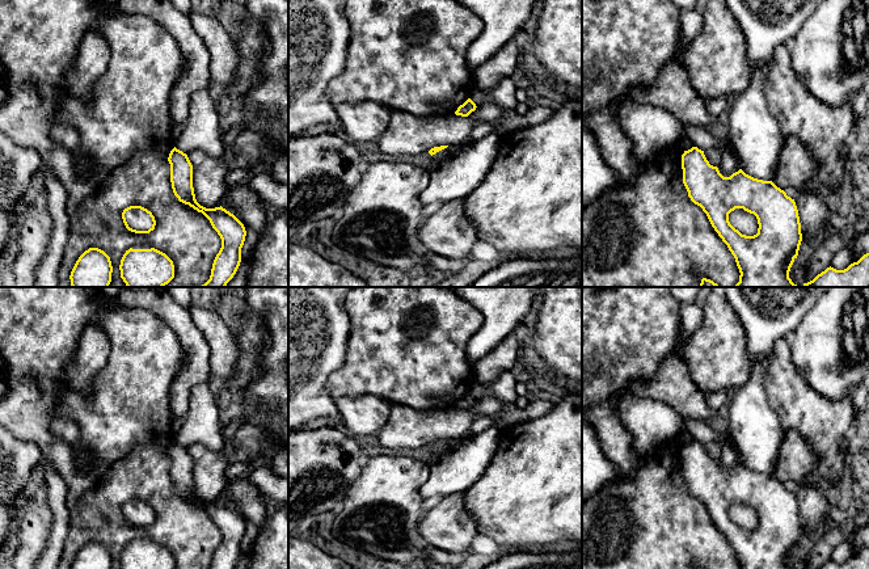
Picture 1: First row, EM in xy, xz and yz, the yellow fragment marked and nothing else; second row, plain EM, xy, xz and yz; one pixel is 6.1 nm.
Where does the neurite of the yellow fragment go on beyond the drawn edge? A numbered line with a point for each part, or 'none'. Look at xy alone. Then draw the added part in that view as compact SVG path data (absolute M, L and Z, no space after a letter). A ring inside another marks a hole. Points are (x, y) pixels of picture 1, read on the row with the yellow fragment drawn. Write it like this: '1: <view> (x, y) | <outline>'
none

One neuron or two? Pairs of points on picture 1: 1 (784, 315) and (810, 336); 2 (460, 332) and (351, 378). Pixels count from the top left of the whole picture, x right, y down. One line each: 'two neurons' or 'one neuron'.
1: two neurons
2: one neuron

